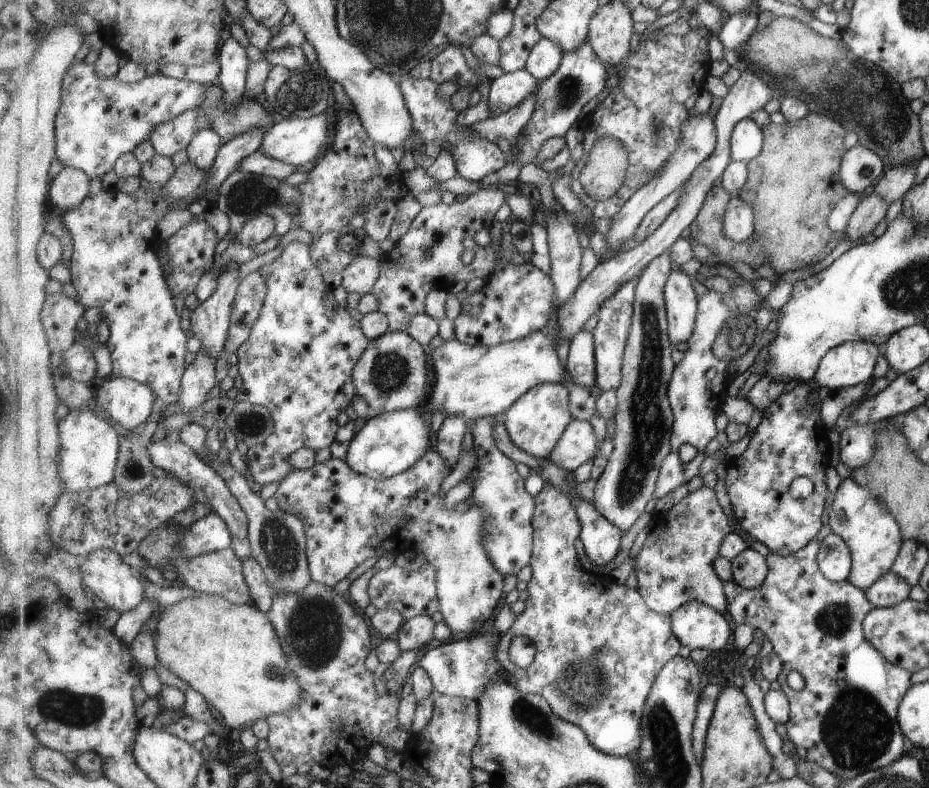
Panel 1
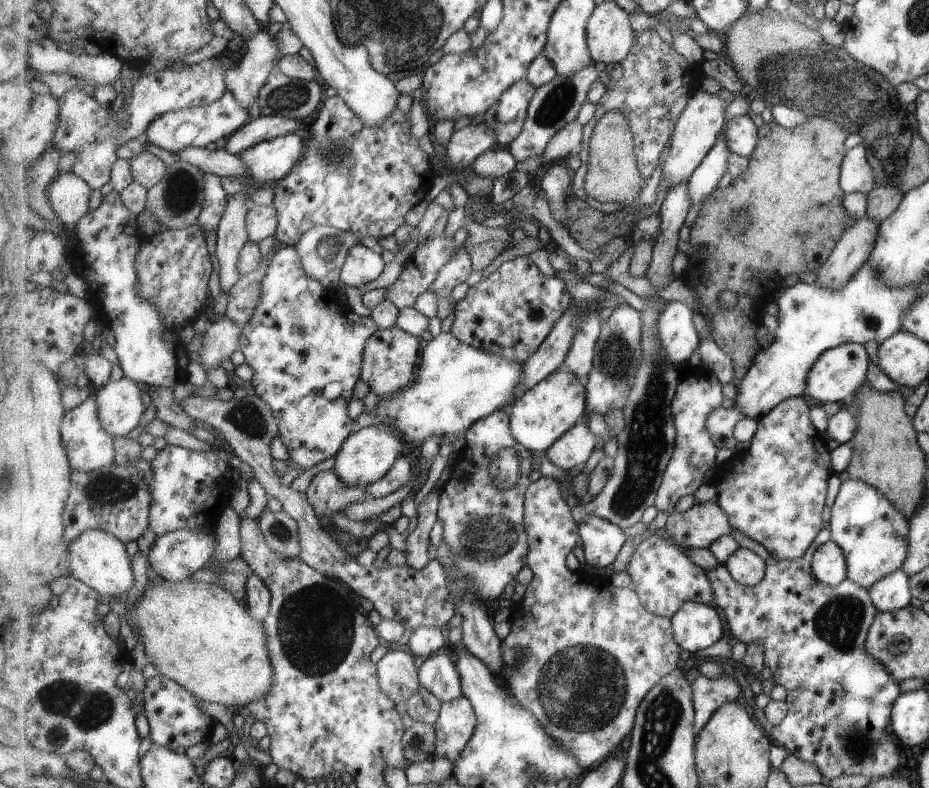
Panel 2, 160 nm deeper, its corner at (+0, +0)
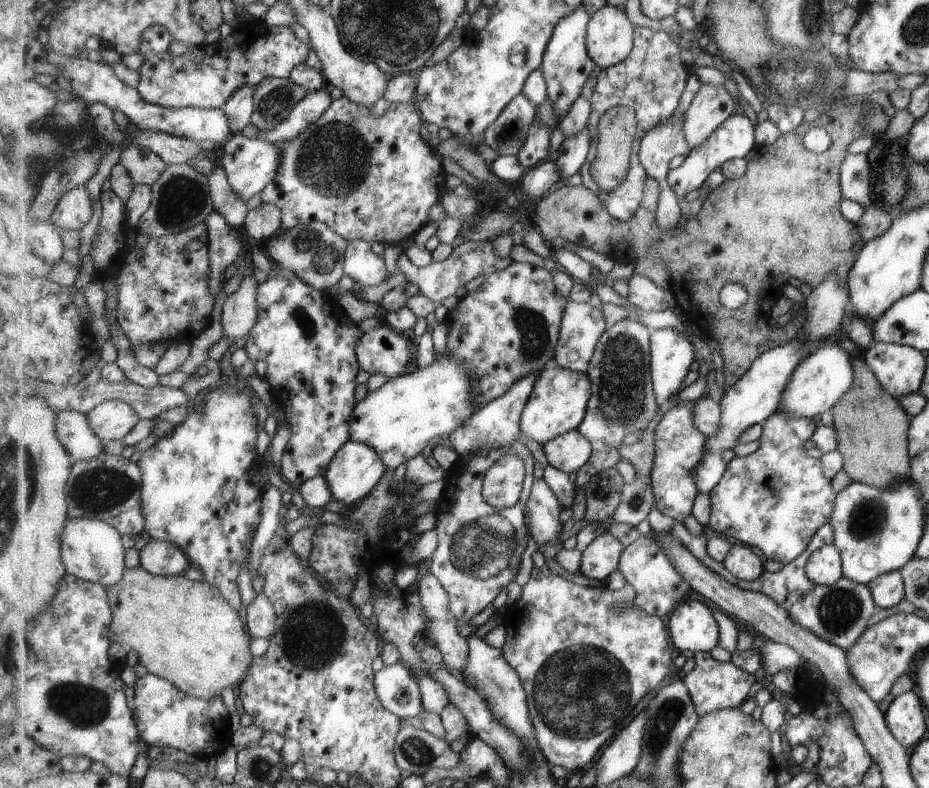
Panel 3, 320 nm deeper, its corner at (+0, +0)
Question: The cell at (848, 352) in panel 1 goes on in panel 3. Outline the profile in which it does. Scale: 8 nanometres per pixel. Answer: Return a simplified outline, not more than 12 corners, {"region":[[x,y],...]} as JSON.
{"region":[[819,347],[779,410],[818,420],[851,387],[851,354]]}

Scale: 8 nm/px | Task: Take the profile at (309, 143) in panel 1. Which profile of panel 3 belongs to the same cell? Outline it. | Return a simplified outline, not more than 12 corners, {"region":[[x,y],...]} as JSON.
{"region":[[235,133],[220,163],[243,202],[275,180],[279,144]]}

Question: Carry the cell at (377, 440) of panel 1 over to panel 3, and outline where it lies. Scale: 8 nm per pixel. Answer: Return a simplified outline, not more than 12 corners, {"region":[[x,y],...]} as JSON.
{"region":[[349,440],[324,476],[334,500],[365,499],[387,470],[371,445]]}

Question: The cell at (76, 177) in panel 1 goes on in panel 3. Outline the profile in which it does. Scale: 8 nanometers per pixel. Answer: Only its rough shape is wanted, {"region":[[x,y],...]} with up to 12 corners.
{"region":[[85,185],[63,195],[49,220],[83,230],[93,206]]}

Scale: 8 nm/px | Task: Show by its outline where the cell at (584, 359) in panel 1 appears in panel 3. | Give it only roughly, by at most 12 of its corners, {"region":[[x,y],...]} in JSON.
{"region":[[589,302],[565,307],[555,364],[587,373],[605,316]]}

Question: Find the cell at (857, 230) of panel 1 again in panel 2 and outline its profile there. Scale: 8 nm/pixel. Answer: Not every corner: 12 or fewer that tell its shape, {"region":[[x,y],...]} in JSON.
{"region":[[867,214],[835,242],[816,282],[843,288],[873,250],[877,226]]}

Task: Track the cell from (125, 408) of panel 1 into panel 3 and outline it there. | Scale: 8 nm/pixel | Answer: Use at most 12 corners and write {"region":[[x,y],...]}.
{"region":[[102,402],[88,419],[105,442],[125,438],[142,419],[133,405]]}

